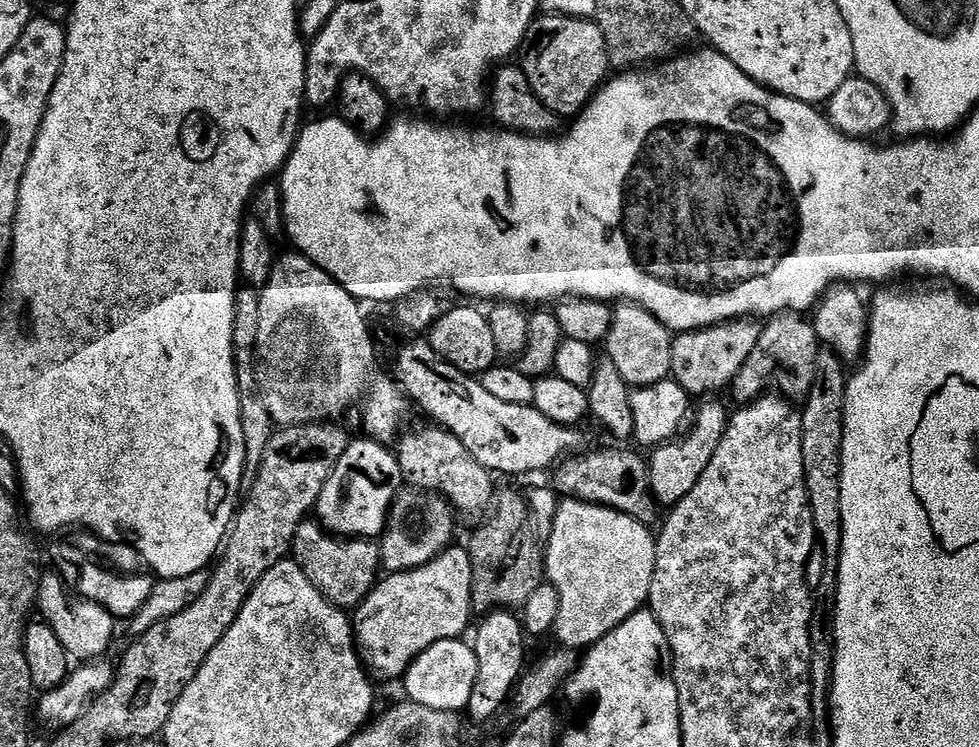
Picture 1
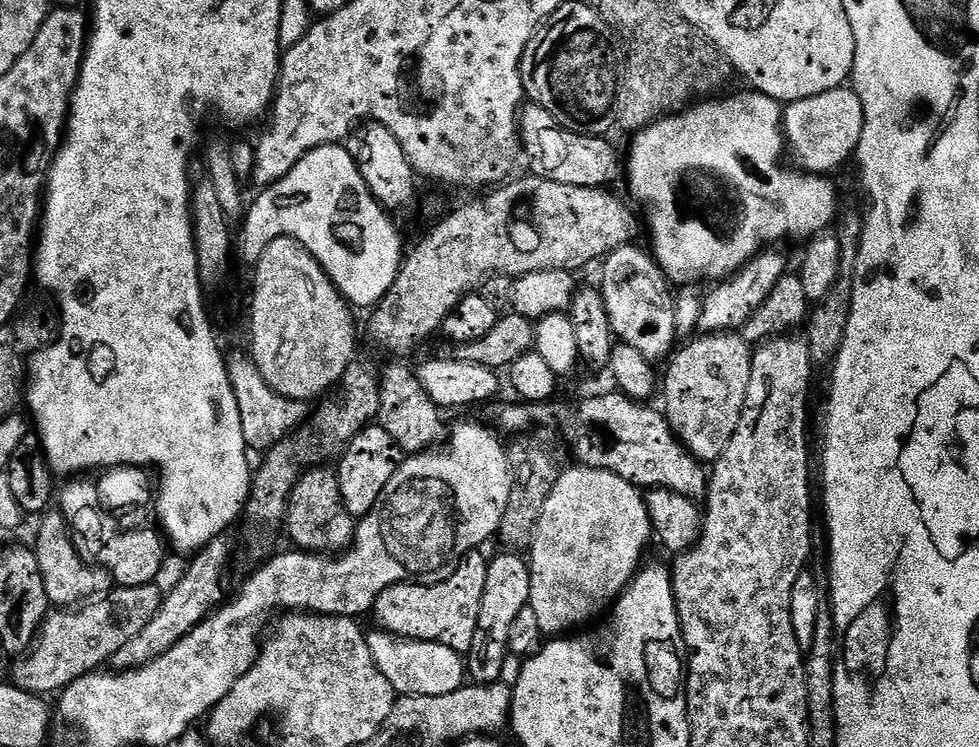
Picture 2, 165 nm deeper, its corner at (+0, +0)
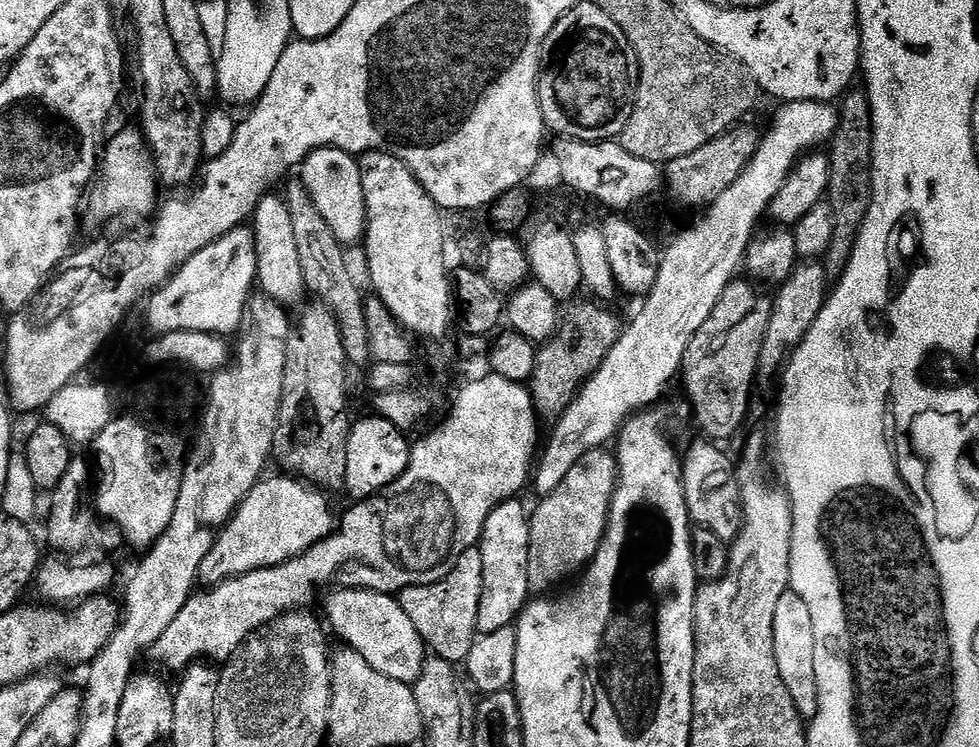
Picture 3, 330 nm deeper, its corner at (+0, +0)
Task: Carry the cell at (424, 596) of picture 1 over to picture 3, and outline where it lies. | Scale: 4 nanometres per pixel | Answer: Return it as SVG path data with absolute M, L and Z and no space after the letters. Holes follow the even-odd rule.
M479 547L466 550L458 558L458 562L452 568L446 578L442 578L433 584L423 584L422 586L410 586L403 588L398 593L398 599L402 610L406 612L407 617L414 624L414 629L424 640L429 649L432 648L437 657L448 661L449 664L456 666L464 662L471 652L472 644L477 638L476 623L478 622L478 602L482 598L482 554Z

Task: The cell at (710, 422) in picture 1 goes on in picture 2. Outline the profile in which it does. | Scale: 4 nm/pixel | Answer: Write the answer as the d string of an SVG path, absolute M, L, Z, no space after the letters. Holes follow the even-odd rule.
M735 331L723 334L700 334L697 337L697 340L690 341L685 348L677 347L667 361L669 364L664 372L662 411L673 434L680 439L684 449L701 464L711 466L724 453L726 446L730 446L730 438L734 438L734 430L738 430L738 422L742 418L742 410L746 402L746 390L750 386L754 348L743 335Z

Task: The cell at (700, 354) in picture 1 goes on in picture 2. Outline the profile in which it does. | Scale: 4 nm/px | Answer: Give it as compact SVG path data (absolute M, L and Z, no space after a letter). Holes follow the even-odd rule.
M768 250L749 260L744 268L739 268L727 280L719 281L716 288L704 300L700 308L700 329L704 334L723 334L733 330L743 329L744 324L764 305L770 290L789 271L788 260L780 250Z

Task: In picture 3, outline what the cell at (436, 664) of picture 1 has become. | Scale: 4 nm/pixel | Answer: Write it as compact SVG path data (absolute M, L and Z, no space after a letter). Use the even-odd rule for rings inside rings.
M336 588L328 594L327 623L343 639L341 641L361 654L378 674L403 684L415 685L426 659L426 645L402 610L399 599L389 593L364 591L361 588Z

